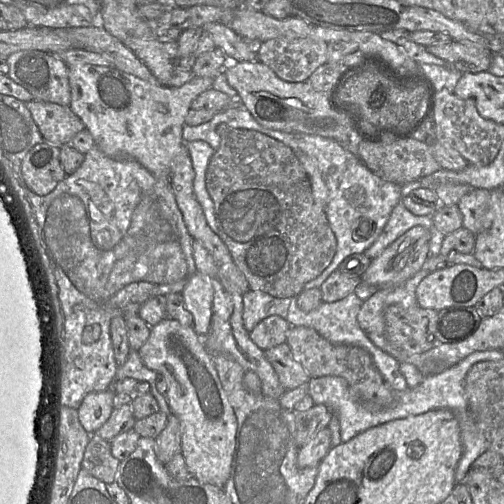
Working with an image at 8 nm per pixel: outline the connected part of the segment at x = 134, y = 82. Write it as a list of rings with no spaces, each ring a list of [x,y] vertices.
[[[72,64],[68,66],[70,109],[91,133],[95,146],[112,158],[139,162],[157,178],[170,179],[172,159],[183,141],[185,117],[192,101],[212,87],[214,77],[196,77],[172,88],[145,81],[114,66]]]

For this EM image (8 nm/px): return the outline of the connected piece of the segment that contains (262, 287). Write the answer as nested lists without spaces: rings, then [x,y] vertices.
[[[225,123],[217,127],[217,133],[221,137],[220,146],[210,158],[206,176],[206,189],[213,201],[214,214],[216,217],[218,236],[226,244],[232,259],[238,269],[246,278],[250,290],[263,291],[277,298],[294,298],[304,290],[304,285],[320,275],[333,259],[337,241],[329,225],[324,207],[315,201],[308,175],[291,148],[282,142],[254,130],[231,129]]]

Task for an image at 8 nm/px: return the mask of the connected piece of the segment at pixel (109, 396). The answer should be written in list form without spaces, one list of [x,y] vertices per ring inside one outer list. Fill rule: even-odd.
[[[114,390],[88,393],[78,410],[84,429],[94,434],[111,416],[114,410]]]

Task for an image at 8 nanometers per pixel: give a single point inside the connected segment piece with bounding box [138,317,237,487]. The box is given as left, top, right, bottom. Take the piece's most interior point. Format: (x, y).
(196, 396)

